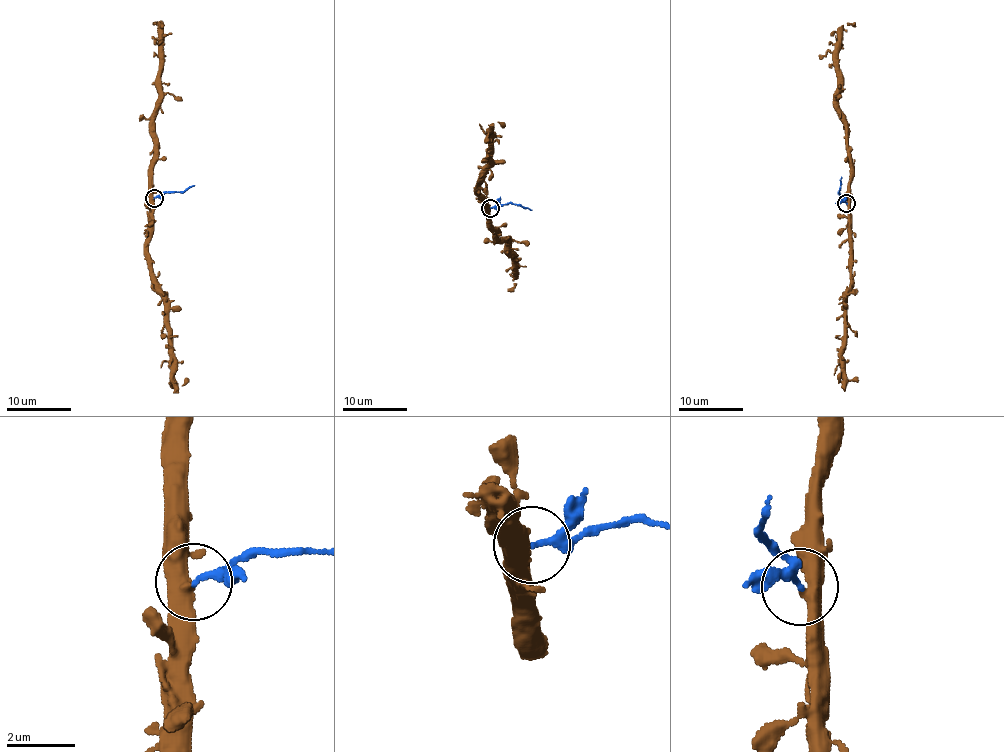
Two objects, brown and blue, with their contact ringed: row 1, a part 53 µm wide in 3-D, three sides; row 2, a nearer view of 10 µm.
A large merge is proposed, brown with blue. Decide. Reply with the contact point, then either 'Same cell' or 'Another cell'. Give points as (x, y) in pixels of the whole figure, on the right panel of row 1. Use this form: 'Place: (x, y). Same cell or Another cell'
Place: (846, 203). Another cell

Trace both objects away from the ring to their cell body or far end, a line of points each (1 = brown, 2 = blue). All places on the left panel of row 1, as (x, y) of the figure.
1: (153, 197), (147, 268), (152, 287), (165, 306), (171, 380), (176, 386), (182, 386), (187, 377)
2: (153, 197), (184, 191), (194, 185)

